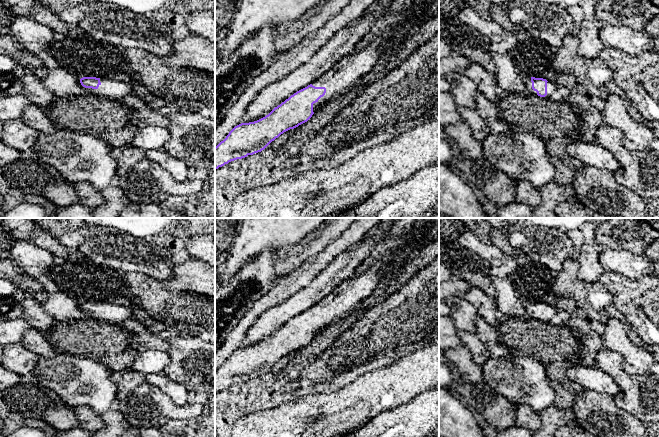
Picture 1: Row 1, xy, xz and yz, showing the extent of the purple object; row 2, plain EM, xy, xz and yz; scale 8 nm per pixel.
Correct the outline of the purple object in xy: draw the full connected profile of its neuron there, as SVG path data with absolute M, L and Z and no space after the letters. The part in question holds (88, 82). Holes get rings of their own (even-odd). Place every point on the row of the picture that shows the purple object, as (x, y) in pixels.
M83 77L80 83L88 92L114 100L120 100L132 94L132 87L125 82L108 78Z

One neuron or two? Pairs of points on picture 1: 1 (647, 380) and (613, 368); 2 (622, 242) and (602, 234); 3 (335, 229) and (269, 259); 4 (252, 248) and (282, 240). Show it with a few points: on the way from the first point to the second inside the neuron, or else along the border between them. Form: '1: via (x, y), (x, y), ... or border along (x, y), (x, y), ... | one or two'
1: via (639, 381), (626, 381), (621, 376) | one
2: via (617, 237), (614, 234), (607, 234) | one
3: border along (287, 249), (276, 263), (275, 274) | two
4: via (259, 241), (275, 240) | one

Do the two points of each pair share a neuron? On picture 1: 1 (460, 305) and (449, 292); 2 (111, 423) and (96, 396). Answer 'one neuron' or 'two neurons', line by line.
1: two neurons
2: two neurons

